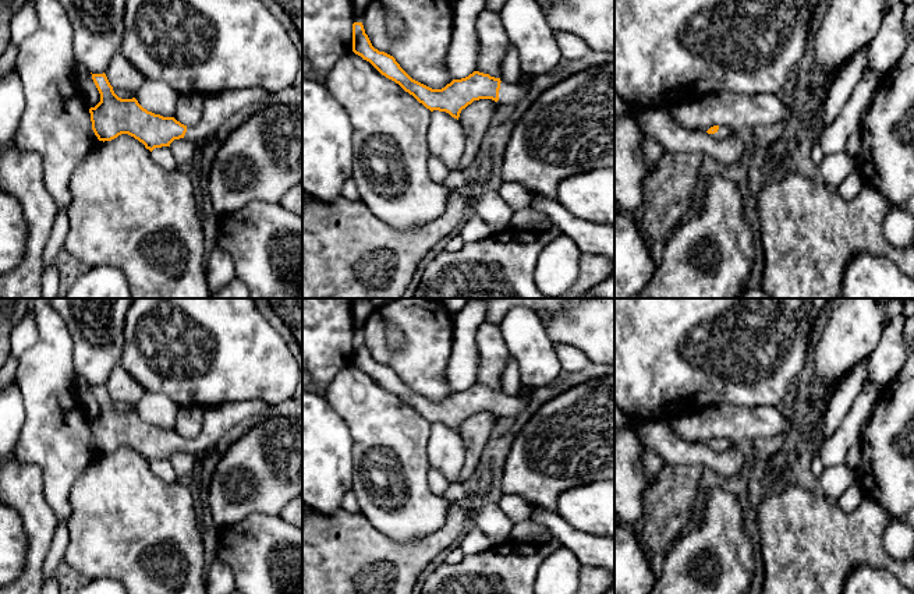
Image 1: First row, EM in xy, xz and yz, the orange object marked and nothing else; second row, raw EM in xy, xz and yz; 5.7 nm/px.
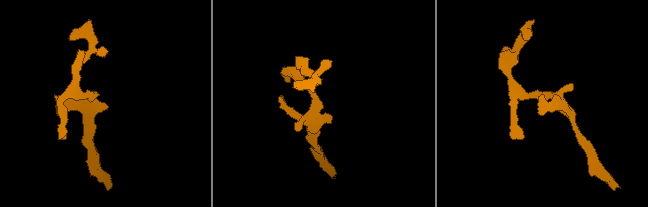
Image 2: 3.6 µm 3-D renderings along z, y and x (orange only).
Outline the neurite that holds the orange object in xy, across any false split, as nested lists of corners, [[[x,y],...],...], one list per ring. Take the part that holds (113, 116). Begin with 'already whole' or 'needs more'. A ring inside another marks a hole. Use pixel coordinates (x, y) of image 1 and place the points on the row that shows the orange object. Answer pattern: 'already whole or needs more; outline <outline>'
needs more; outline [[[104,73],[92,74],[92,79],[100,93],[100,102],[89,109],[92,130],[98,139],[104,142],[128,134],[150,152],[155,148],[170,146],[174,139],[180,138],[203,142],[230,116],[254,103],[263,103],[270,93],[261,88],[252,88],[206,95],[201,121],[196,125],[184,125],[174,117],[148,112],[135,98],[118,98]]]

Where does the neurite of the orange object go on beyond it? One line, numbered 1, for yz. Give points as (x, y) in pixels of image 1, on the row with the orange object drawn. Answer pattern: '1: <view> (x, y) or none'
1: yz (723, 131)

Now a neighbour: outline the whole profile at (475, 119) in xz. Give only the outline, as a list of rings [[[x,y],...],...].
[[[492,99],[474,100],[461,110],[458,121],[467,131],[464,153],[457,166],[464,170],[478,156],[483,137],[490,127],[490,121],[497,110],[499,103]]]

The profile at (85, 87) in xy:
[[[75,61],[74,84],[78,95],[85,100],[88,109],[95,107],[100,102],[100,93],[92,79],[92,74],[81,63]]]

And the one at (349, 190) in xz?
[[[353,177],[348,178],[348,180],[343,184],[341,191],[340,191],[340,195],[344,197],[344,198],[347,198],[347,199],[350,199],[350,201],[357,201],[357,199],[359,199],[358,188],[357,188],[357,185],[355,185]]]

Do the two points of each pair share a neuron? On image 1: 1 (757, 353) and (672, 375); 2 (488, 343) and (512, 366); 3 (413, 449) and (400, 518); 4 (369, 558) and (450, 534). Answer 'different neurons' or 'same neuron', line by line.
1: same neuron
2: different neurons
3: same neuron
4: same neuron

